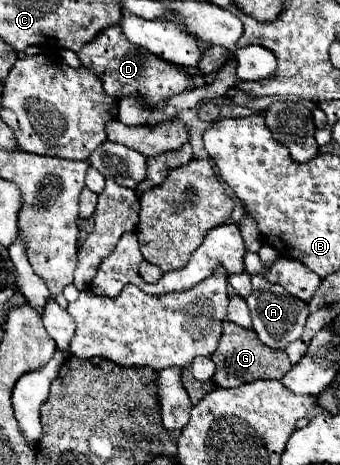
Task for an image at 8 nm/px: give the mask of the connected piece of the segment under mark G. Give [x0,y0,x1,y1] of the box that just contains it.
[211,322,291,388]

